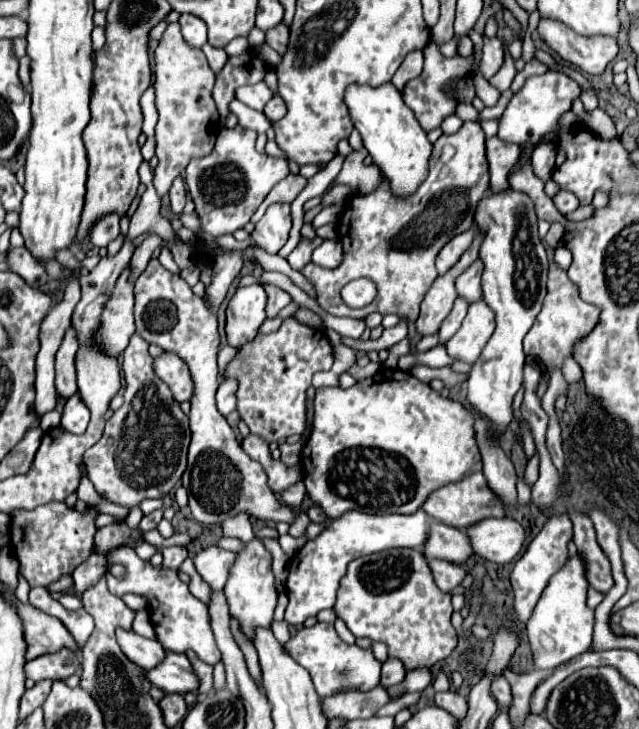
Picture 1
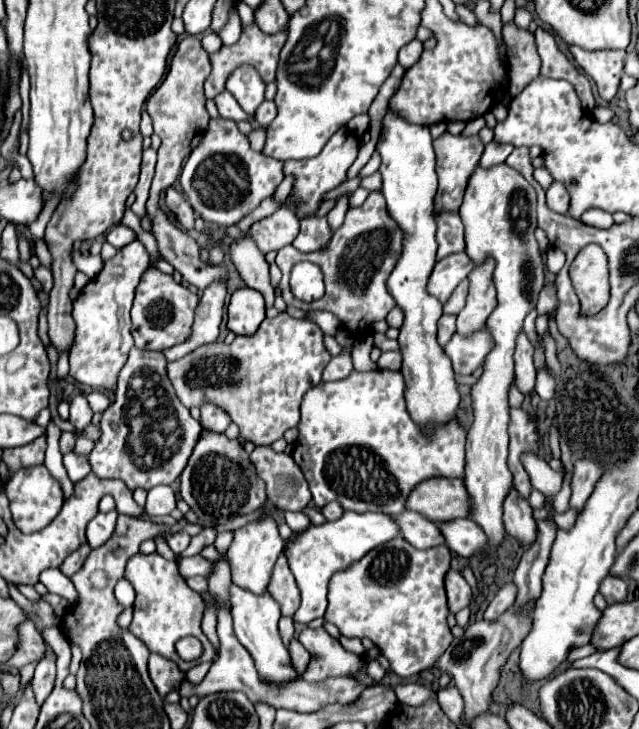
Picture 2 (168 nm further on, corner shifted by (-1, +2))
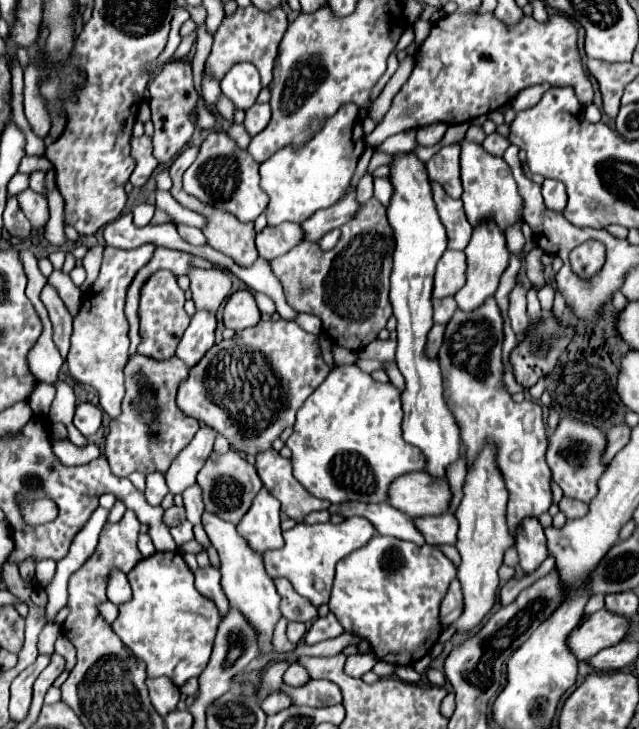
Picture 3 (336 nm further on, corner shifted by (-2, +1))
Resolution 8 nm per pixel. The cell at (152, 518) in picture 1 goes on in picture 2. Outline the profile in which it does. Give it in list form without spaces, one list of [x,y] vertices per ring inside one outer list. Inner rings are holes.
[[[155,486],[147,494],[145,512],[149,518],[159,520],[163,516],[169,516],[177,508],[177,498],[171,490],[171,486]]]

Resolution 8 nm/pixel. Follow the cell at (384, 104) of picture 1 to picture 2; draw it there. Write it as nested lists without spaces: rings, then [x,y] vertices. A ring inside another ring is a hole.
[[[387,106],[381,120],[381,132],[377,138],[377,152],[381,154],[381,176],[383,176],[383,196],[387,200],[387,210],[395,222],[405,232],[403,254],[387,280],[387,288],[395,298],[397,306],[405,312],[405,322],[399,332],[399,344],[403,354],[403,378],[407,380],[407,410],[411,418],[429,428],[427,422],[447,422],[455,418],[459,406],[459,392],[453,380],[451,360],[447,360],[443,348],[437,342],[437,322],[443,314],[439,300],[427,294],[427,278],[435,266],[435,230],[433,220],[433,196],[437,190],[435,174],[435,152],[433,138],[427,126],[411,124],[407,118],[397,114]]]

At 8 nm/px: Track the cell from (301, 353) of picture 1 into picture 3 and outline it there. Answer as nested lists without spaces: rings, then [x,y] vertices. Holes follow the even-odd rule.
[[[270,319],[270,321],[260,321],[256,327],[248,327],[248,329],[244,329],[244,331],[238,331],[230,341],[216,343],[216,345],[202,357],[202,361],[200,361],[196,367],[190,369],[188,381],[184,381],[184,385],[180,387],[180,393],[178,393],[178,407],[180,407],[188,417],[198,419],[198,421],[202,421],[204,425],[216,429],[220,435],[224,435],[224,437],[230,441],[230,447],[232,447],[232,449],[236,449],[236,451],[240,451],[240,453],[246,453],[246,455],[258,455],[258,453],[270,449],[272,443],[280,437],[280,433],[282,433],[286,427],[292,427],[292,425],[294,425],[296,411],[302,407],[302,403],[306,401],[306,397],[326,379],[328,373],[330,373],[330,367],[324,363],[324,359],[322,359],[322,355],[320,355],[320,347],[318,347],[318,337],[316,337],[316,335],[306,333],[306,331],[300,329],[294,321],[272,321],[272,319]],[[278,397],[280,397],[282,403],[280,403],[280,407],[278,407],[278,411],[276,411],[276,409],[268,407],[268,403],[278,401]]]

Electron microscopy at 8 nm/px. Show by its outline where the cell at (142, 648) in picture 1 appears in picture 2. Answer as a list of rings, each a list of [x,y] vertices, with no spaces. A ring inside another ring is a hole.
[[[161,654],[149,656],[149,674],[161,696],[175,690],[179,686],[179,680],[183,680],[183,676],[185,676],[175,662],[167,660]]]

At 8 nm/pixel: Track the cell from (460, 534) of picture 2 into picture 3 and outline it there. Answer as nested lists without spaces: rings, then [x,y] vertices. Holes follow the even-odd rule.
[[[450,511],[442,515],[434,515],[434,517],[414,517],[412,523],[424,535],[428,545],[442,545],[442,543],[454,545],[456,543],[458,521]]]

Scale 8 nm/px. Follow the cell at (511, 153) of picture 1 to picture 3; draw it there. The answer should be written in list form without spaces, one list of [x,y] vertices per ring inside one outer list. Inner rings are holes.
[[[492,133],[492,135],[488,135],[488,137],[484,139],[482,145],[484,145],[484,149],[486,149],[488,153],[492,153],[492,155],[502,155],[504,149],[506,149],[510,143],[508,143],[508,139],[502,137],[500,133]]]

